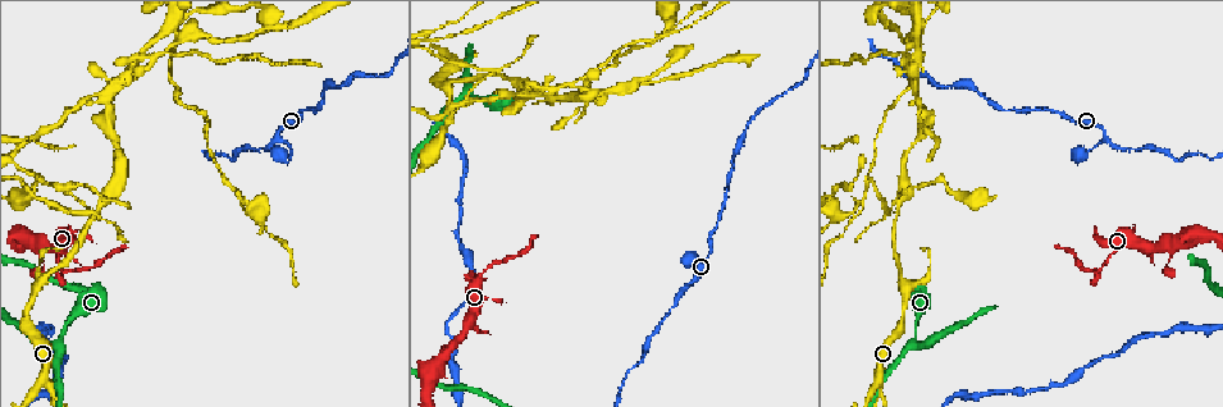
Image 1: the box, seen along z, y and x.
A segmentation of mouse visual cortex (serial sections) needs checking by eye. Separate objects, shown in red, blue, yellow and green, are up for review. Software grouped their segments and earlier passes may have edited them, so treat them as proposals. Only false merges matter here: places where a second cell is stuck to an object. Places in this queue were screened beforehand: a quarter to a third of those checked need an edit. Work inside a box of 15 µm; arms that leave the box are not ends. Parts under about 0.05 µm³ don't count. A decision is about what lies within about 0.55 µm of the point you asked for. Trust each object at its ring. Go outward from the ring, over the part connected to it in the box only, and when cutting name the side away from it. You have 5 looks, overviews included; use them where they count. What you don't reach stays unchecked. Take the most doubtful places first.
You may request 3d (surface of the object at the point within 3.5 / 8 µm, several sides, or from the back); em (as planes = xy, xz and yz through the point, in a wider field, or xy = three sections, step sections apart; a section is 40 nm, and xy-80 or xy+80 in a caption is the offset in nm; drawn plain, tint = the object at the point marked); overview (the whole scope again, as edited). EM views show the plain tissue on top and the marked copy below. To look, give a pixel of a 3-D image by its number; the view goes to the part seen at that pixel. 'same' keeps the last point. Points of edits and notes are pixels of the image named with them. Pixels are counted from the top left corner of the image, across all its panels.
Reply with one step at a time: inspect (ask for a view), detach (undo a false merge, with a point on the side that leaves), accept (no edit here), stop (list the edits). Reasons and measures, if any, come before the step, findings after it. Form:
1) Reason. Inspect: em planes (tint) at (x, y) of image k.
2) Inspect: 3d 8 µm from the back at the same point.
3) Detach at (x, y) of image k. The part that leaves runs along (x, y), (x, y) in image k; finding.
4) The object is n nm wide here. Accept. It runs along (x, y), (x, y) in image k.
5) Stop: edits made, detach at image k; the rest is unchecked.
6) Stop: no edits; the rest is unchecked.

A fork. Inspect: 3d 3.5 µm at (444, 84) of image 1.

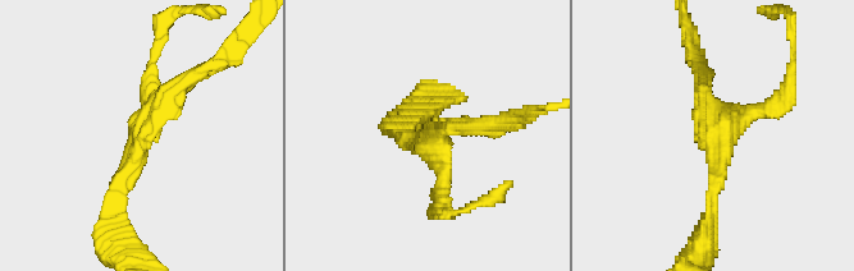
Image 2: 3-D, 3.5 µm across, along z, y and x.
3 arms meet here; the arms are 150, 150, 200 nm wide. Inspect: em xy step 3 (tint) at (718, 137) of image 2.

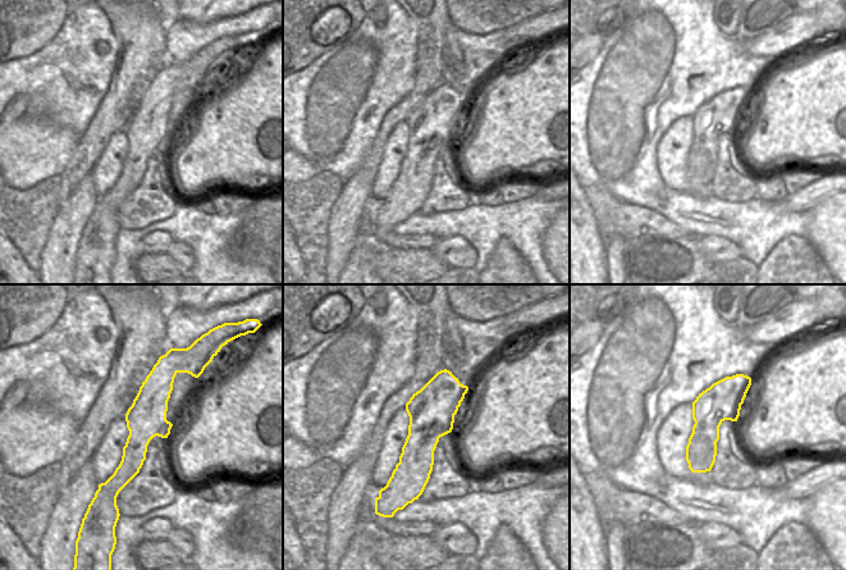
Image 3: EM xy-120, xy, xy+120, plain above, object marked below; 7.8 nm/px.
Accept. It runs along (168, 369), (132, 461), (111, 487) in image 3; one cell here.

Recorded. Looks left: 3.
Sharp bend. Inspect: 3d 3.5 µm at (106, 105) of image 1.

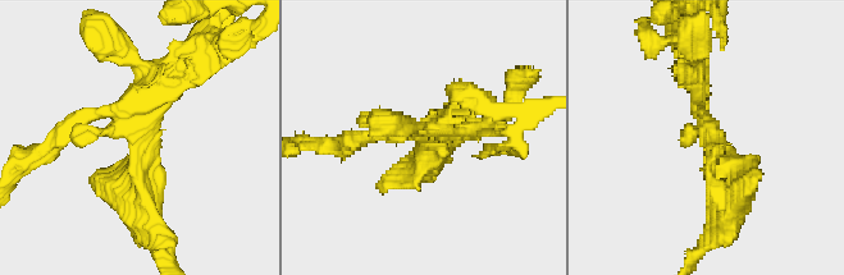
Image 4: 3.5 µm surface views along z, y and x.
Now the EM. Inspect: em xy step 2 (tint) at (426, 142) of image 4.

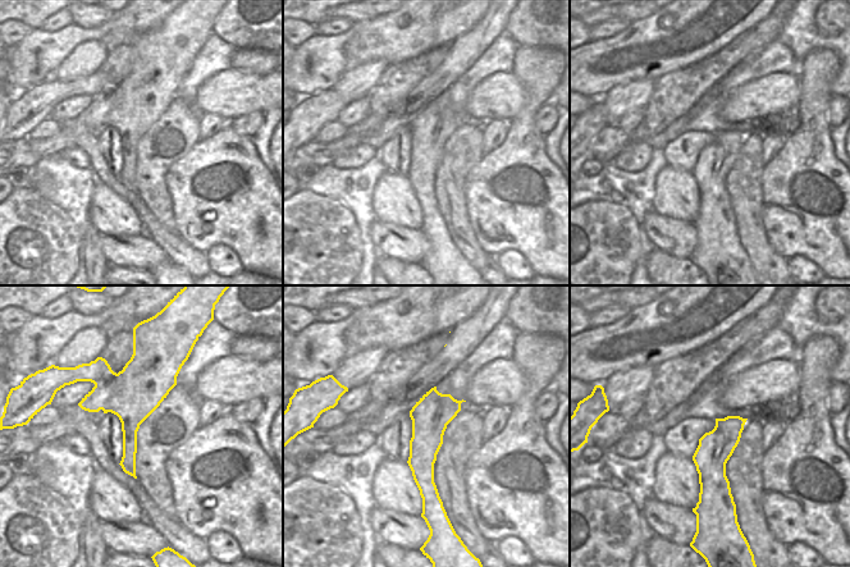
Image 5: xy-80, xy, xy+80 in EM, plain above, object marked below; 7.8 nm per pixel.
Detach at (351, 137) of image 4. The part that leaves runs along (447, 132), (498, 129), (521, 136) in image 4; a second cell is stuck on.

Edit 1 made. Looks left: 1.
Stop: edits made, detach at image 4; the rest is unchecked.

